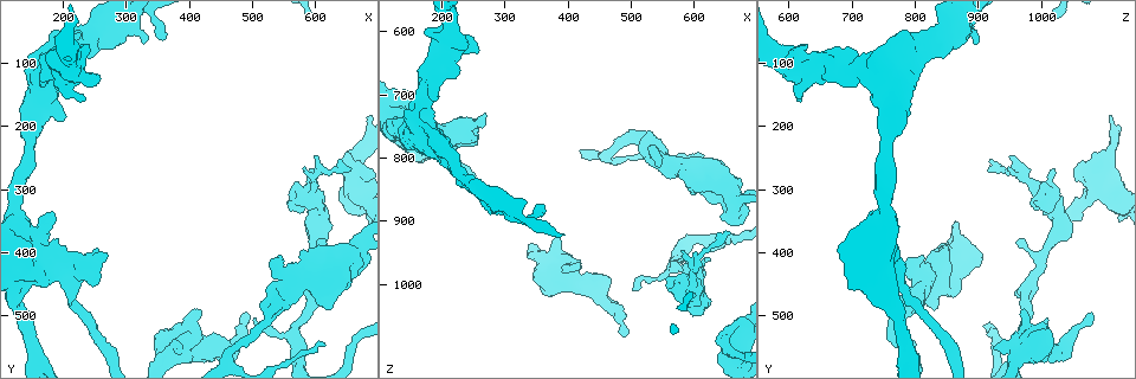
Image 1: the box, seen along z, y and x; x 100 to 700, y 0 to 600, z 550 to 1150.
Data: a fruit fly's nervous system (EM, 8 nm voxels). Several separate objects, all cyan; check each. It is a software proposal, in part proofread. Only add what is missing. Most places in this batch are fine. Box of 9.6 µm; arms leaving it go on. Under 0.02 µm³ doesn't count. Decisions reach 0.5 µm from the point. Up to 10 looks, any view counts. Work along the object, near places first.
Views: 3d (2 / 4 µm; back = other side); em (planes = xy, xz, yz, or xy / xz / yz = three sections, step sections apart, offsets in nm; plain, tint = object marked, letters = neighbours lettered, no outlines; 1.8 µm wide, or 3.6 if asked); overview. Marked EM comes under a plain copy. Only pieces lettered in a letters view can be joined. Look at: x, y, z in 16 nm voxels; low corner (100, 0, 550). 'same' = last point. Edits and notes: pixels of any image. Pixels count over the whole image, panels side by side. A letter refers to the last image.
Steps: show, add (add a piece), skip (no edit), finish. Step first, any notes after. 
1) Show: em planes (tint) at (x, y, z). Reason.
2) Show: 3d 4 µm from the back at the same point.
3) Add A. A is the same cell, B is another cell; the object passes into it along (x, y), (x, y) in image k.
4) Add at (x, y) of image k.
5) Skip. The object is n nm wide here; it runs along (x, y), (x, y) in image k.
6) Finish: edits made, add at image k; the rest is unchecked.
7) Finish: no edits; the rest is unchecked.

Show: 3d 4 µm at (380, 550, 925). Free end.

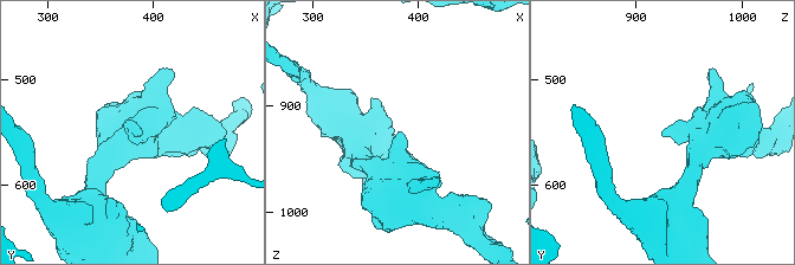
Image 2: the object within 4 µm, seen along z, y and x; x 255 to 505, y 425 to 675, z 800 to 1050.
Show: em 3.6 µm xy step 16 (tint) at (382, 550, 924).

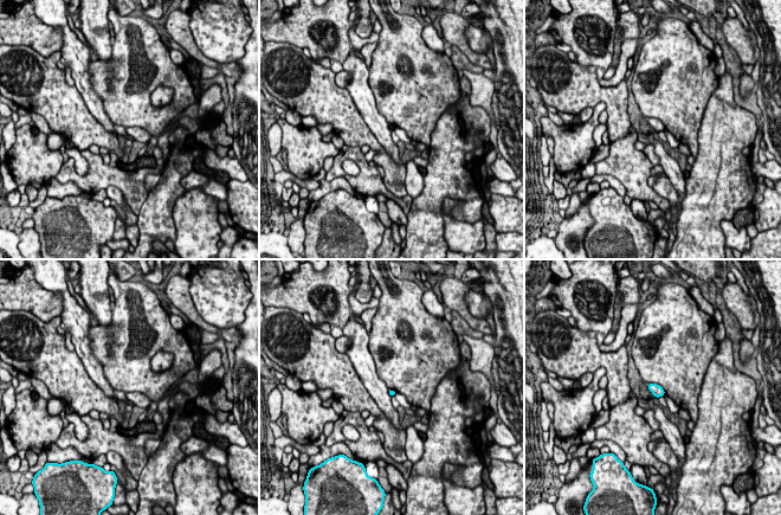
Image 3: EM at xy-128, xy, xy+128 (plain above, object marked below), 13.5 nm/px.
Show: em 3.6 µm planes (letters) at the same point. Cut it another way.

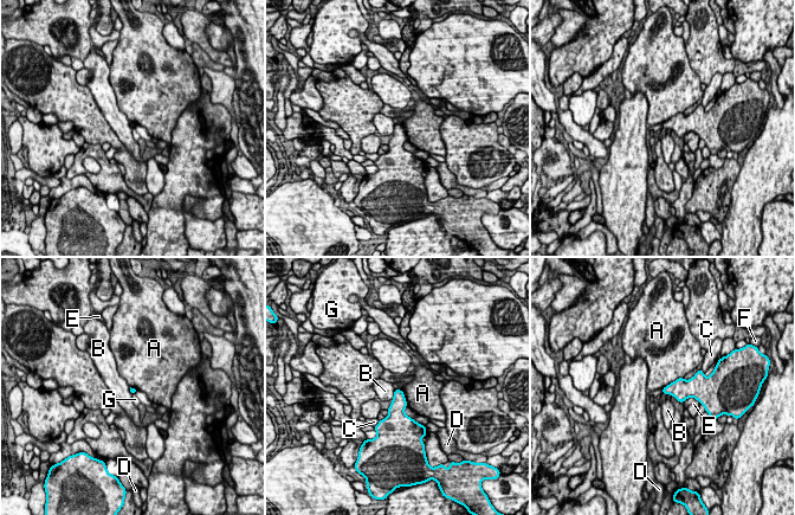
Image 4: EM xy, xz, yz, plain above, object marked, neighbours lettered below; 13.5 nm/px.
Skip. A, B, C, D, E, F and G are other cells; no lettered piece goes on from it.

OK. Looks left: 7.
Show: 3d 4 µm from the back at (485, 495, 1075). Branch stops here.

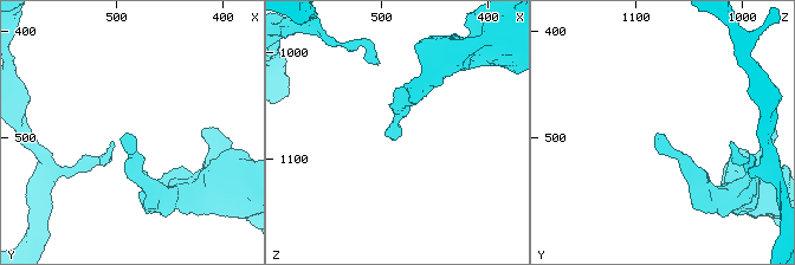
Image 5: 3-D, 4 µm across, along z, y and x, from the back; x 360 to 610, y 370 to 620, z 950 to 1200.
Show: em planes (tint) at (486, 494, 1072). Shape alone is not enough.

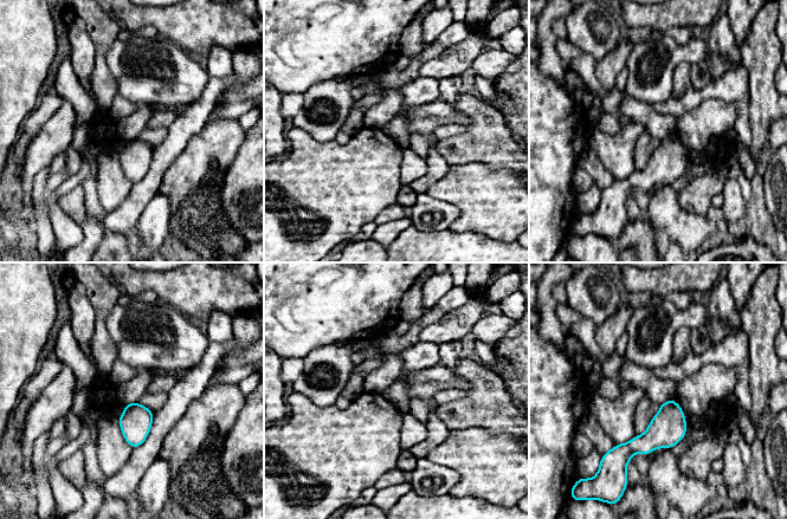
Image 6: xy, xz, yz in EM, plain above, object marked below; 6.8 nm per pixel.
Show: em planes (letters) at the same point.

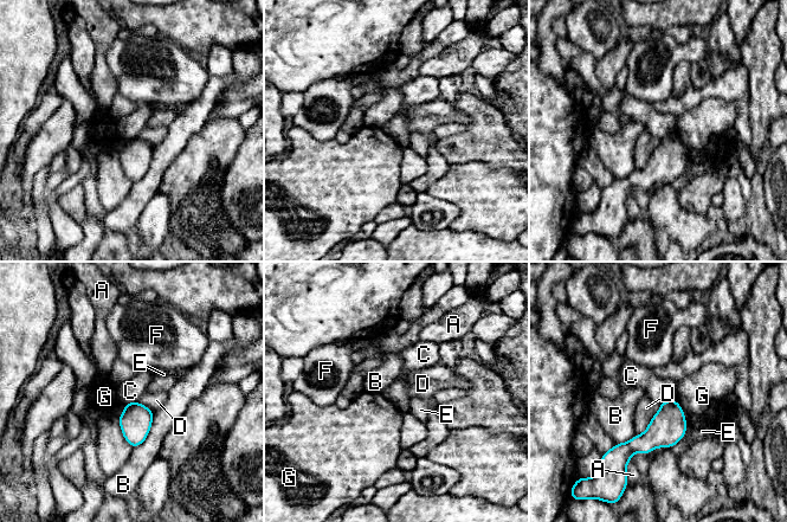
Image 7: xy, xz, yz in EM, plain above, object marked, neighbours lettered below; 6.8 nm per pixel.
Skip. The object is 180 nm wide here; A, B, C, D, E, F and G are other cells; a border runs along (672, 397), (660, 403) in image 7; none of them fits.

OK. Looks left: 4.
Show: 3d 2 µm at (580, 265, 945).

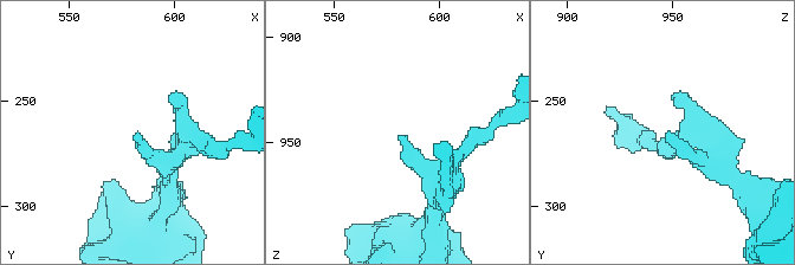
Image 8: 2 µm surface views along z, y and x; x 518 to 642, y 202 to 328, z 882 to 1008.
Show: em planes (letters) at (581, 266, 947).

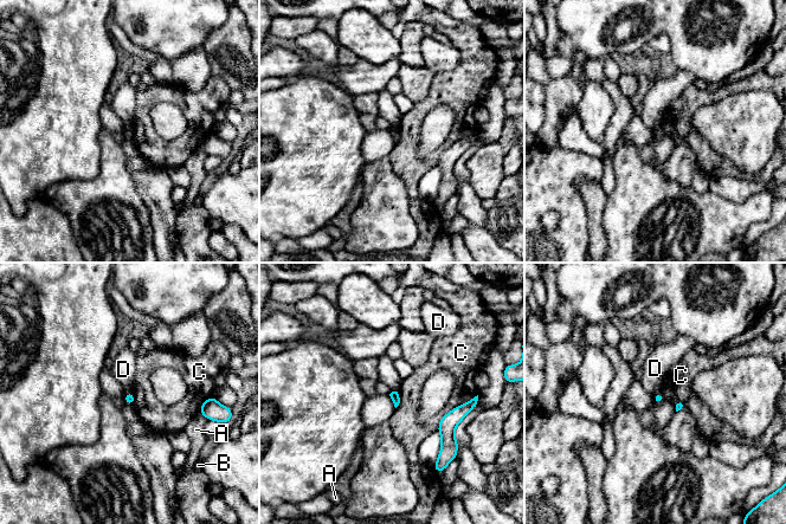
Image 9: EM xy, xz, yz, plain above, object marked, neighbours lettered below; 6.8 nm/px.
Skip. A, B, C and D are other cells; no lettered piece goes on from it.

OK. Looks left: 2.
Show: 3d 2 µm at (205, 430, 770). Sudden change in width.

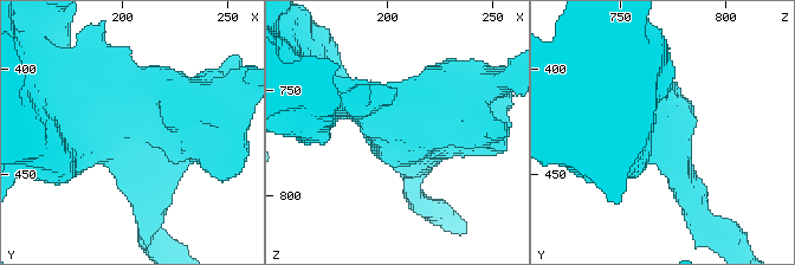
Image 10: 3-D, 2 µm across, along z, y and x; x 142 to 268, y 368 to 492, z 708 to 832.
Show: em planes (letters) at (200, 428, 771). 3 arms meet here; the arms are 220, 440, 500 nm wide.

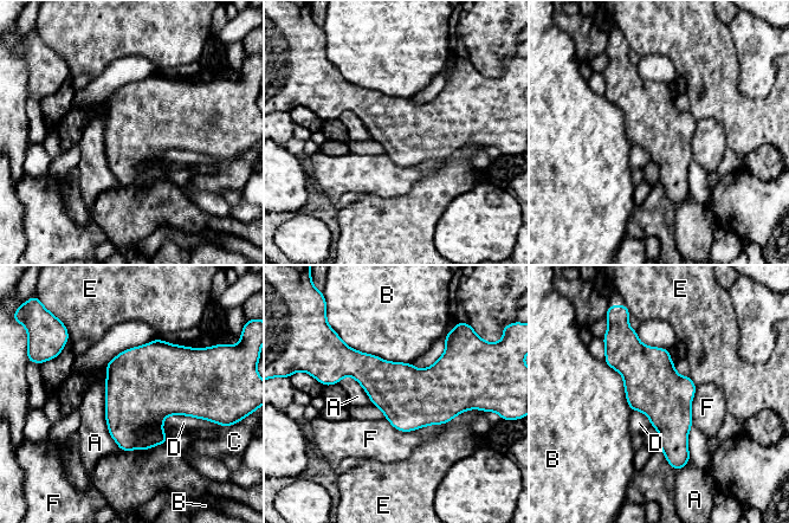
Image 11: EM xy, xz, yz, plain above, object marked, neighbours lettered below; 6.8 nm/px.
Skip. A, B, C, D, E and F are other cells; it runs along (625, 337), (666, 399), (677, 466) in image 11; no lettered piece goes on from it.

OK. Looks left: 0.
Finish: no edits; the rest is unchecked.

